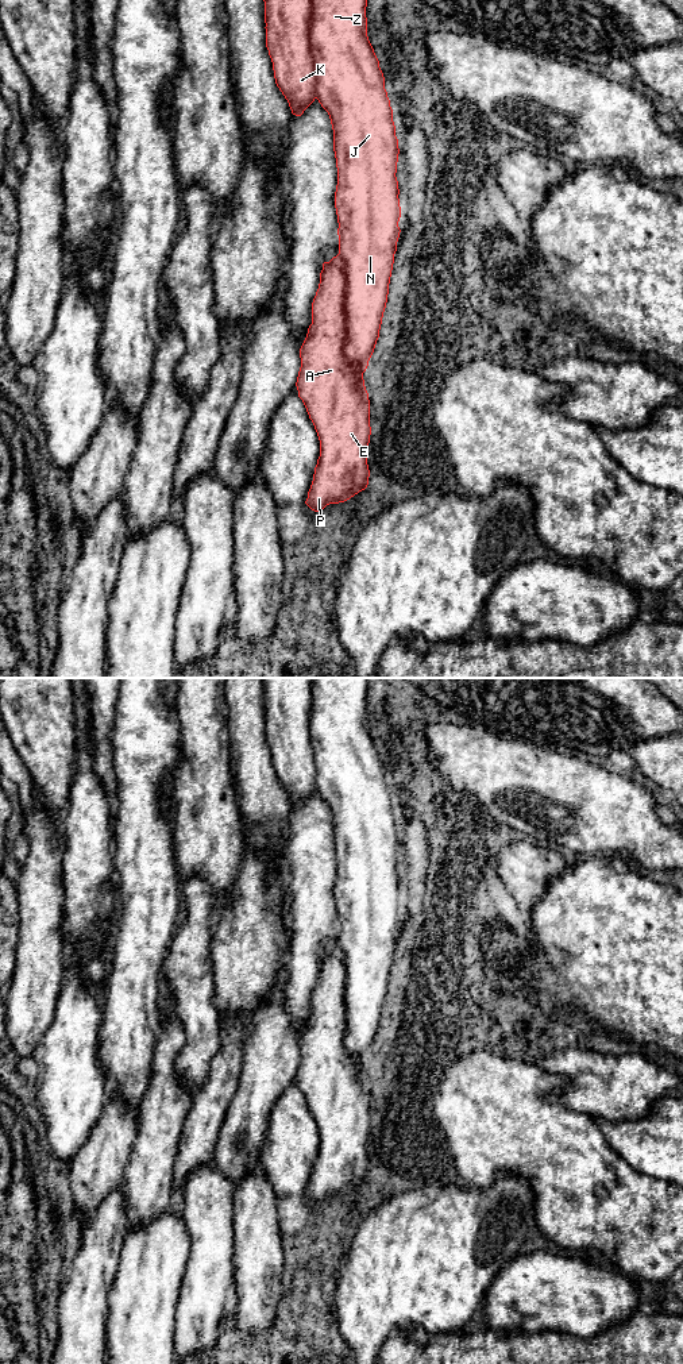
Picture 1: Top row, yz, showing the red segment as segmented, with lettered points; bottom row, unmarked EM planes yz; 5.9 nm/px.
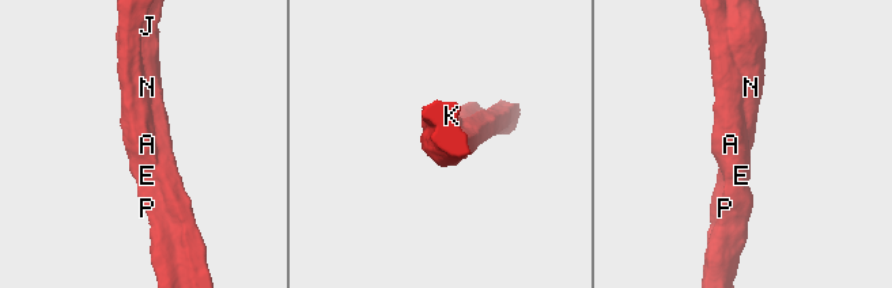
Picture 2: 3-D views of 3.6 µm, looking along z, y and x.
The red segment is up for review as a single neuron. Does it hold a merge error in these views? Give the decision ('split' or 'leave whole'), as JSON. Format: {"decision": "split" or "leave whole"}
{"decision": "split"}

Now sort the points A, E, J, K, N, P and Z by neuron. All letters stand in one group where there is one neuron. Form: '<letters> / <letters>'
A E K P / J N Z

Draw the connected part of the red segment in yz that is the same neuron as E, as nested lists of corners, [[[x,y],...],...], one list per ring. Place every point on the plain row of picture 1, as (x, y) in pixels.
[[[340,945],[323,955],[320,975],[312,994],[312,1016],[300,1040],[301,1059],[297,1068],[298,1088],[302,1091],[309,1110],[320,1132],[320,1148],[315,1159],[313,1172],[305,1195],[315,1203],[323,1202],[329,1195],[350,1191],[368,1176],[370,1161],[367,1156],[367,1137],[370,1134],[370,1091],[363,1067],[358,1057],[351,1056],[344,1047],[346,1033],[346,956]]]

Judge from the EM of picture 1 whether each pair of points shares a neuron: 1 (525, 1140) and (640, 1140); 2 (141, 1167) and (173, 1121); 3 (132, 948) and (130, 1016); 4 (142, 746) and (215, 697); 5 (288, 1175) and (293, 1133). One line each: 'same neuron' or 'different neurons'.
1: different neurons
2: same neuron
3: same neuron
4: different neurons
5: same neuron

